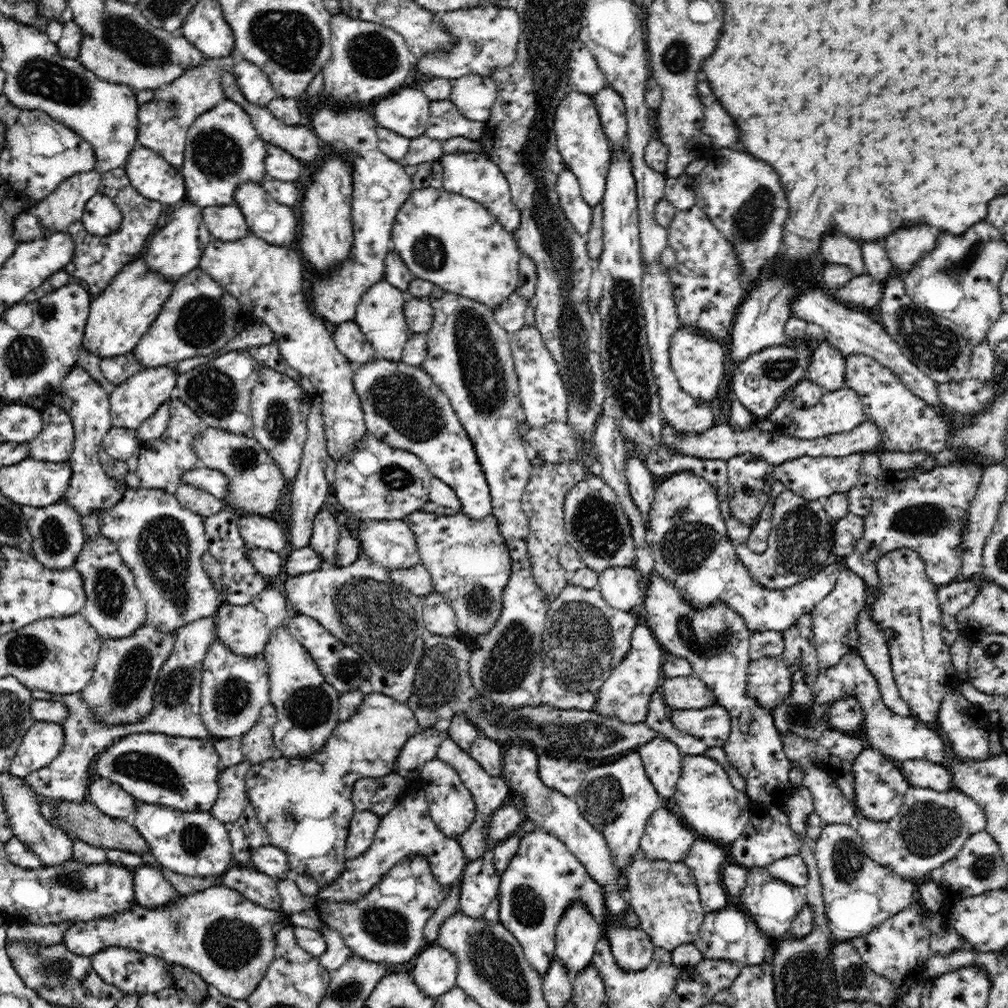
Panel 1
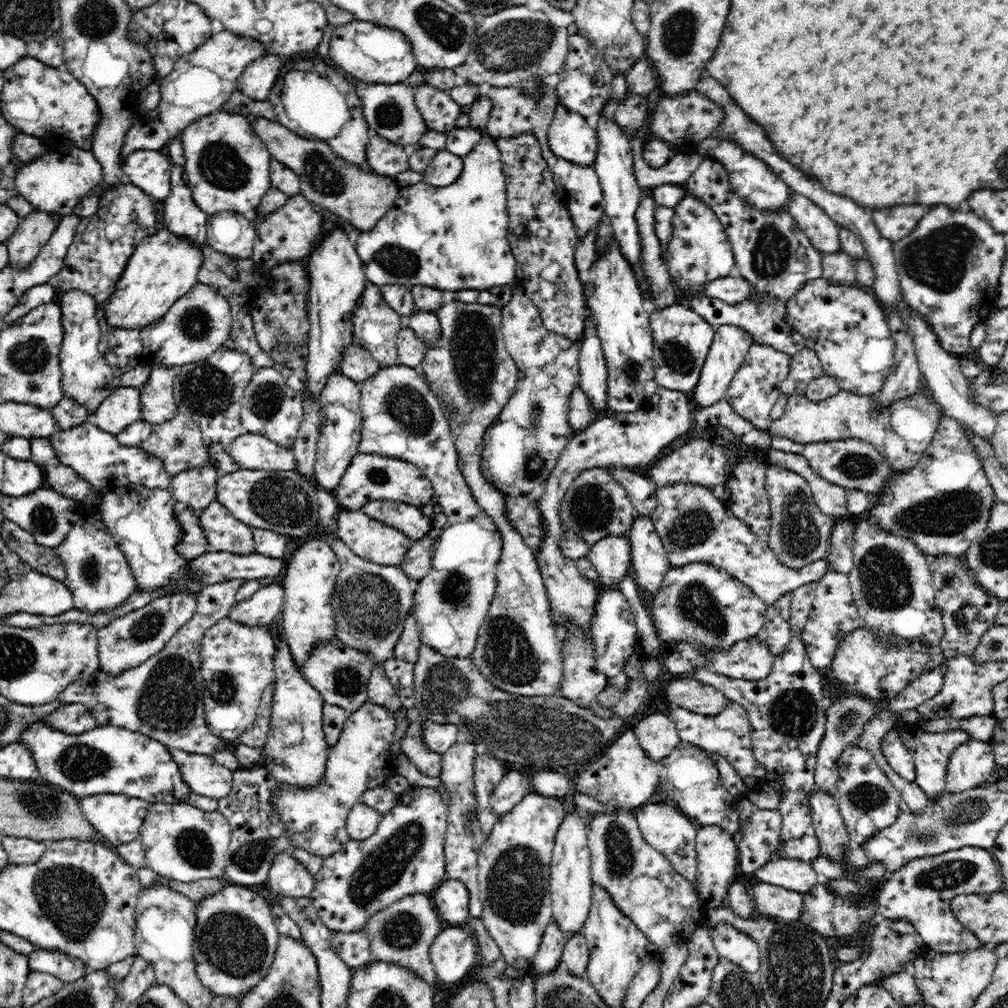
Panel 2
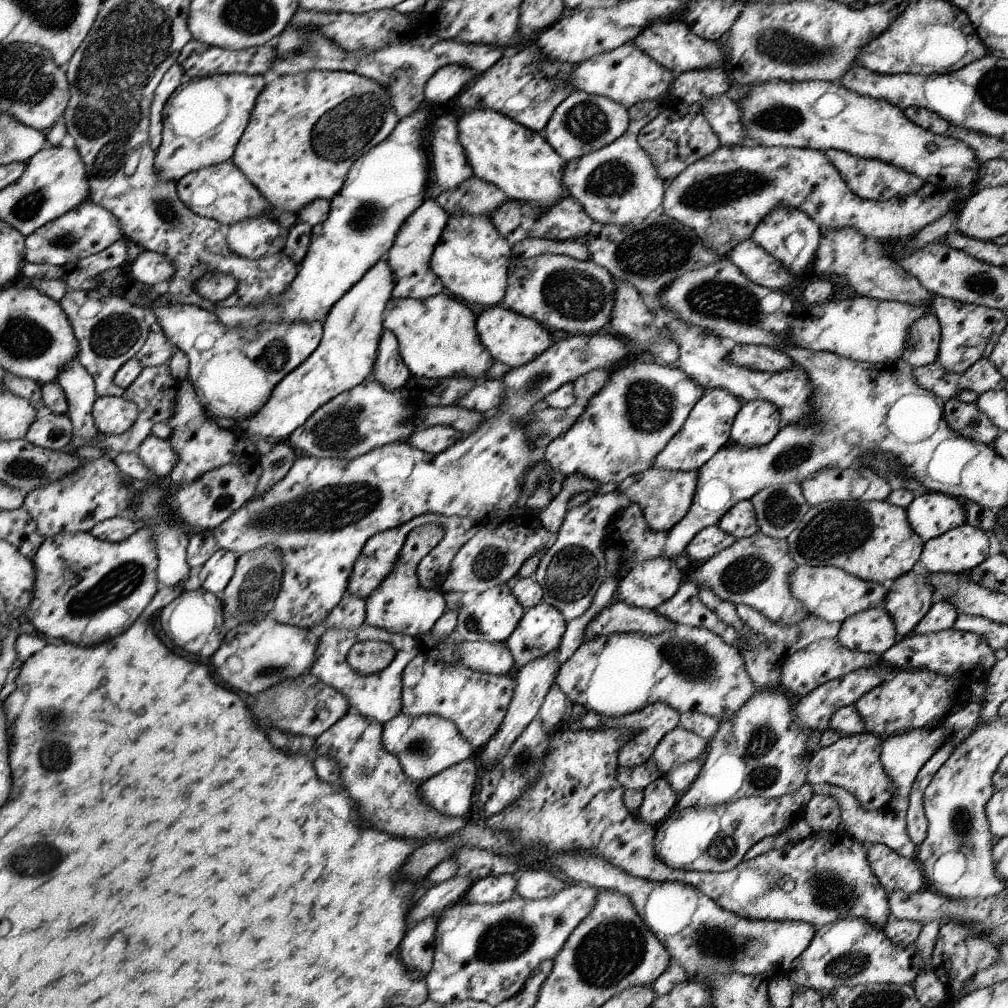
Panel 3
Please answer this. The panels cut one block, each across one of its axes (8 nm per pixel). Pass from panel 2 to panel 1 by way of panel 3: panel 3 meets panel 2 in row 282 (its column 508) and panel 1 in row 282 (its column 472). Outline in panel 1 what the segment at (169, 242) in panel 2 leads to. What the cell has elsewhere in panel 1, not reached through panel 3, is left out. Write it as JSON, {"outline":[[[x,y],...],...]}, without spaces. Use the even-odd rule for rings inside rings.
{"outline":[[[143,255],[137,256],[124,265],[101,295],[92,298],[82,345],[101,358],[116,358],[133,352],[160,315],[174,285],[152,271]]]}

